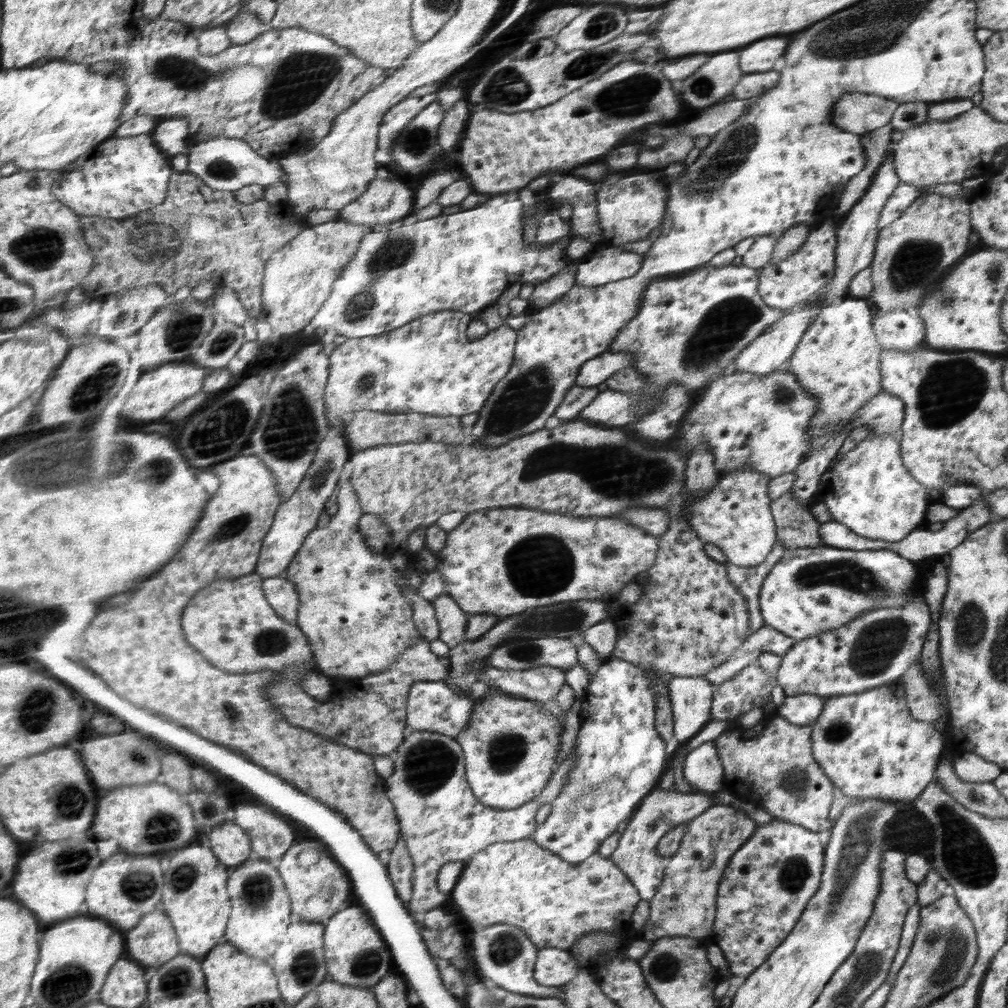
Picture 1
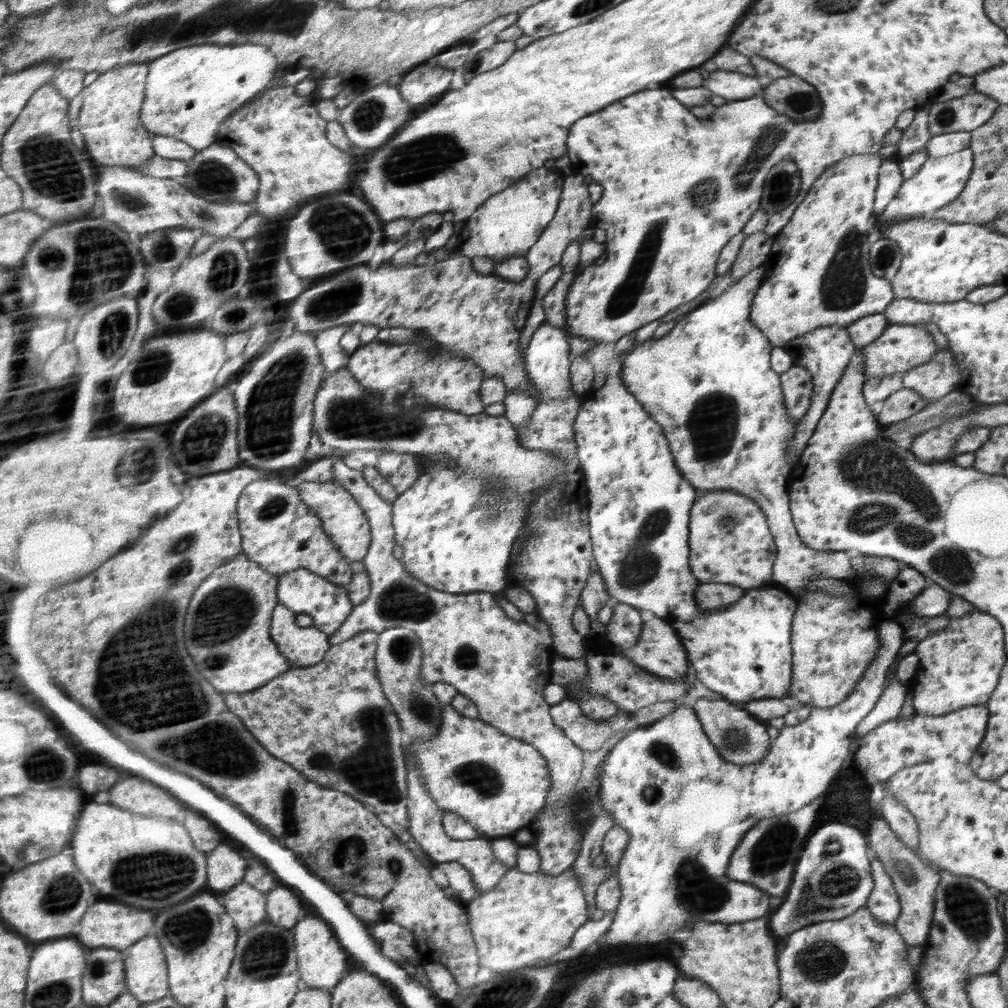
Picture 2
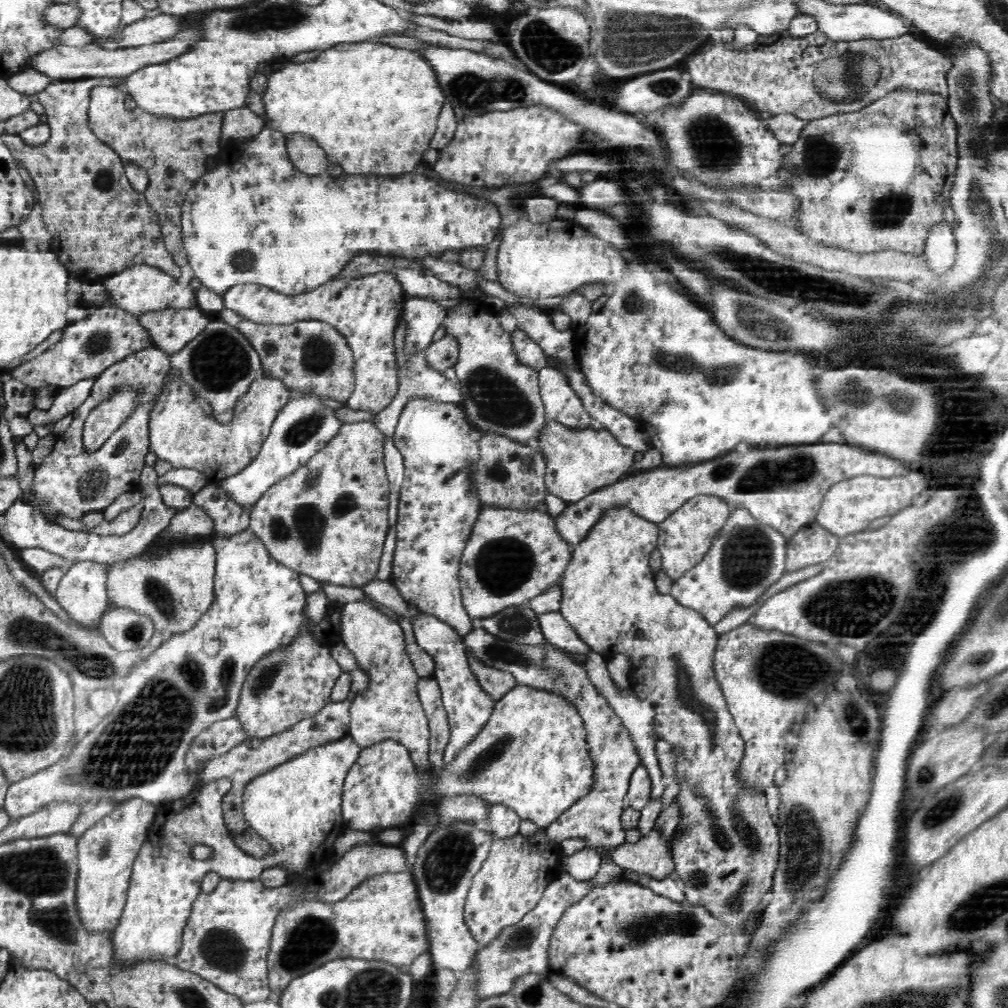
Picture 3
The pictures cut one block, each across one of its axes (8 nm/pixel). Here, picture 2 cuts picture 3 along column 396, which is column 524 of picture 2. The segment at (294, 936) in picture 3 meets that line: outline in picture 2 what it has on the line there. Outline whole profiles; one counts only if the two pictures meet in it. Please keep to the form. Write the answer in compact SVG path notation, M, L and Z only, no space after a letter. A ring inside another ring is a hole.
M516 868L507 871L499 884L466 904L470 915L470 926L478 945L481 965L494 973L506 973L532 965L536 960L548 960L568 946L572 936L583 922L588 921L588 902L582 894L582 885L573 868L558 877L540 871L526 873Z

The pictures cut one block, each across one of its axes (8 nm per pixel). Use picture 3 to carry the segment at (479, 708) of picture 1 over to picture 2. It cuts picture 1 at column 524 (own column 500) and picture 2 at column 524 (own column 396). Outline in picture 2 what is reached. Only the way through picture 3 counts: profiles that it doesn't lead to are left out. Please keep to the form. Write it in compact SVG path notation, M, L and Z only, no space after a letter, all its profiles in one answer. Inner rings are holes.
M449 704L443 707L440 730L425 740L412 740L408 746L403 746L404 758L411 758L406 760L406 764L410 761L418 770L419 777L442 812L459 814L491 840L511 838L517 830L532 822L544 807L545 798L552 787L549 777L551 768L536 746L504 734L478 718L466 718Z

